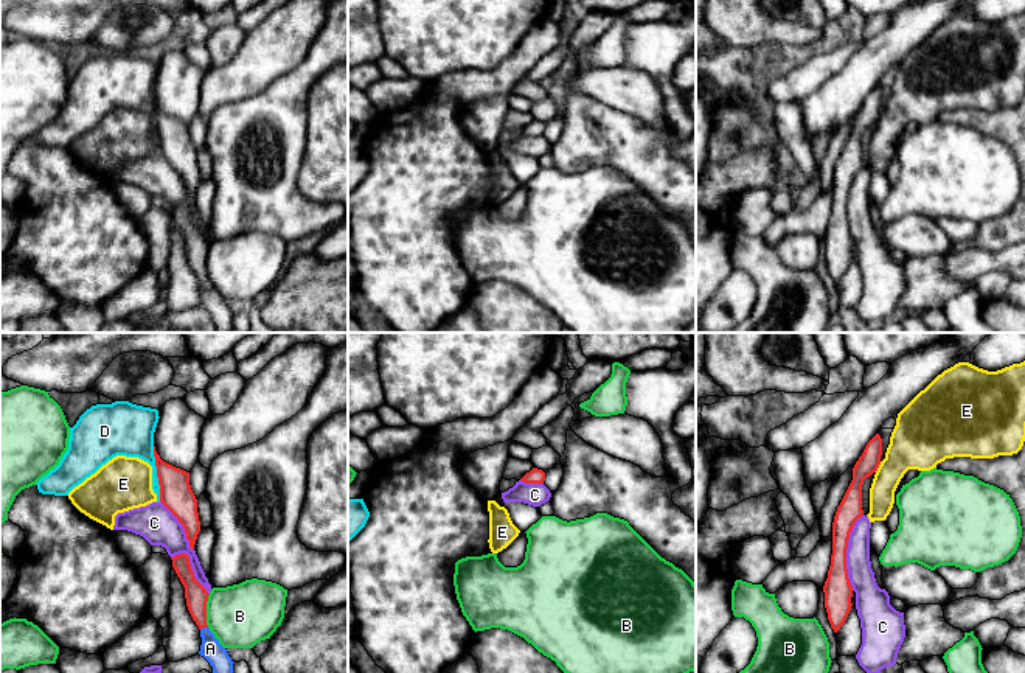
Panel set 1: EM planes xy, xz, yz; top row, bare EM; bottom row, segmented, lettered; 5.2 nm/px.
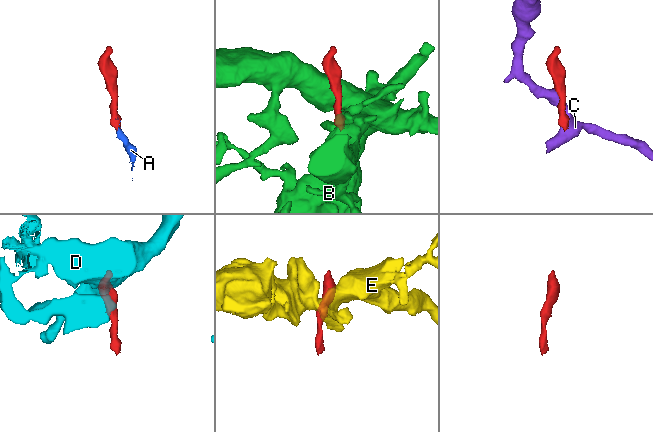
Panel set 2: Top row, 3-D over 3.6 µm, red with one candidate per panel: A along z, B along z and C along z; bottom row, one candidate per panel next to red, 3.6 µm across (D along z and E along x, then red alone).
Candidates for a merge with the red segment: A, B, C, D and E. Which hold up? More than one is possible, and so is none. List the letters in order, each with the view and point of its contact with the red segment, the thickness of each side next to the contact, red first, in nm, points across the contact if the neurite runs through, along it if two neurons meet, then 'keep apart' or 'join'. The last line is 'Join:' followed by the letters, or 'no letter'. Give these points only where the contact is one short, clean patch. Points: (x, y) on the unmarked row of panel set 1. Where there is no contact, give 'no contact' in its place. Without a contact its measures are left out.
A: meets red in xy at (204, 278); 120 nm thick on the red side, 110 nm on the other; runs through xy (196, 247), (198, 265), (204, 278), (211, 302); join
B: meets red in xy at (205, 263); 120 nm thick on the red side, 320 nm on the other; border along xy (210, 246), (207, 254), (207, 278); keep apart
C: meets red in yz at (845, 204); 150 nm thick on the red side, 140 nm on the other; keep apart
D: meets red in xy at (157, 126); 170 nm thick on the red side, 240 nm on the other; keep apart
E: meets red in yz at (878, 118); 110 nm thick on the red side, 280 nm on the other; keep apart
Join: A

